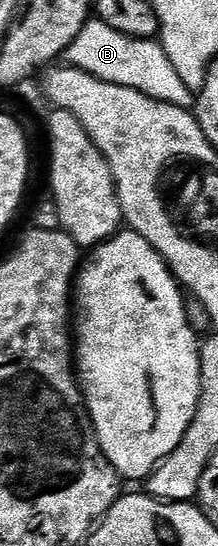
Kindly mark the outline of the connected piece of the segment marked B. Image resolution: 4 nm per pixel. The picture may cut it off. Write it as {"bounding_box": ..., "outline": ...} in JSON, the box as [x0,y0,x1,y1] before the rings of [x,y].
{"bounding_box":[64,20,195,108],"outline":[[[99,20],[88,21],[82,33],[65,51],[64,59],[69,66],[90,76],[124,88],[132,88],[151,99],[178,105],[180,108],[191,108],[195,104],[194,93],[182,81],[159,42],[122,34]]]}

